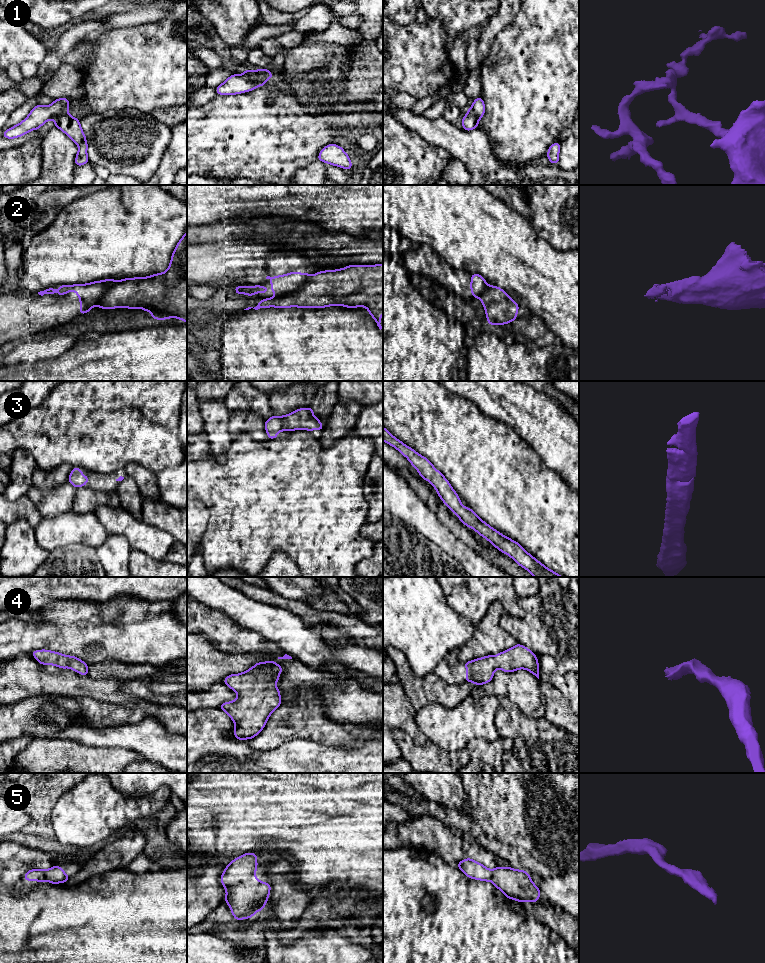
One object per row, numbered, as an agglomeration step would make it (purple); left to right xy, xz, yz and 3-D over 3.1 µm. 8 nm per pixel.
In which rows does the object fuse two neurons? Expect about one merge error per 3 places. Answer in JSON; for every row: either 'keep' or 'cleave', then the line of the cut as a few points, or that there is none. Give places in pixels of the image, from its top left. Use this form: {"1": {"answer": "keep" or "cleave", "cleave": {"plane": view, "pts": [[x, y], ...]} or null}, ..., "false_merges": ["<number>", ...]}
{"1": {"answer": "cleave", "cleave": {"plane": "xz", "pts": [[243, 74], [259, 85]]}}, "2": {"answer": "cleave", "cleave": {"plane": "xz", "pts": [[312, 276], [296, 290], [275, 298]]}}, "3": {"answer": "keep", "cleave": null}, "4": {"answer": "keep", "cleave": null}, "5": {"answer": "keep", "cleave": null}, "false_merges": ["1", "2"]}

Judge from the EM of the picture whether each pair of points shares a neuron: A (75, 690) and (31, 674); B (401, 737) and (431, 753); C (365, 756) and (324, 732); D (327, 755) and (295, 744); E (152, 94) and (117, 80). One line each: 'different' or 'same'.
A: same
B: same
C: different
D: same
E: same

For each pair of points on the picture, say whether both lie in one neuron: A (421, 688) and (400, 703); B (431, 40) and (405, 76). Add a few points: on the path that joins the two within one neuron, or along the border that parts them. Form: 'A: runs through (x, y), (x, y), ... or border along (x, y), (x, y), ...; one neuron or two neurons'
A: border along (399, 682), (409, 701), (416, 709); two neurons
B: runs through (422, 49), (405, 67); one neuron

